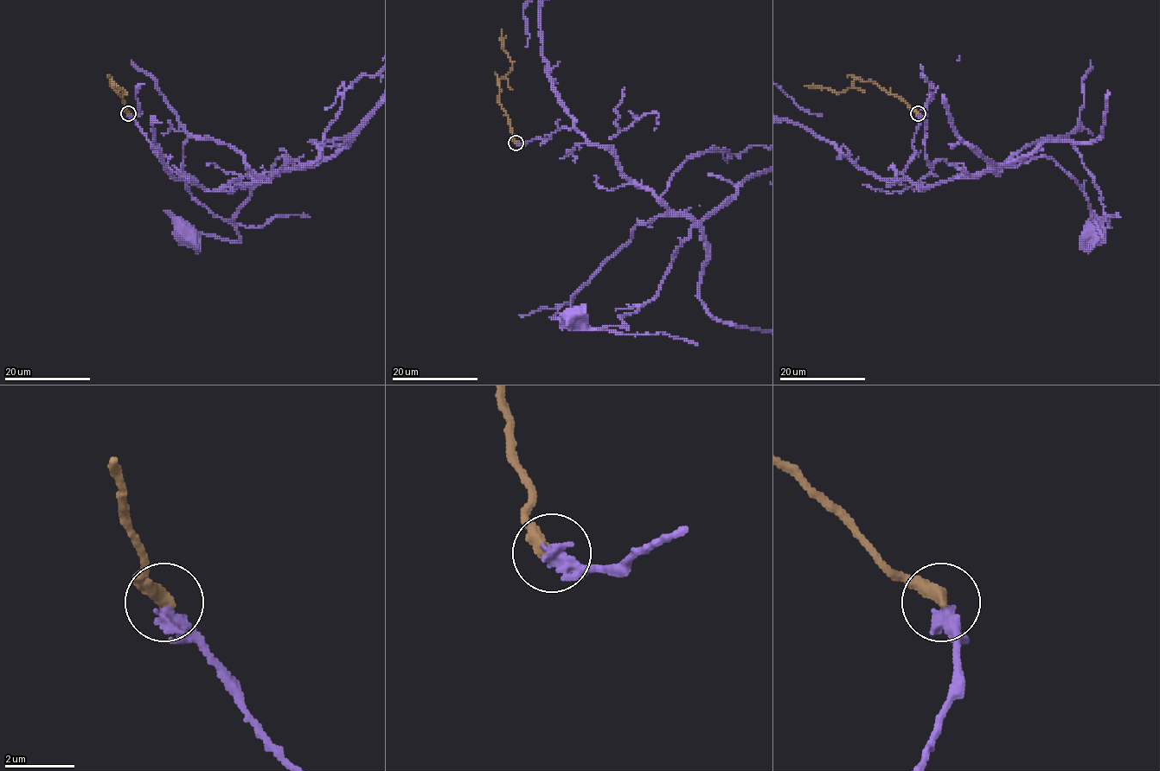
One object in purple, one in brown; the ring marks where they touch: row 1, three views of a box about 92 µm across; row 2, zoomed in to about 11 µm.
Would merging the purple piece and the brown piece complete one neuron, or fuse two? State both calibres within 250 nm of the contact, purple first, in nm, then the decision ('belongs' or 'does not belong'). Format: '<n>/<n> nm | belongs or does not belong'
420/440 nm | belongs

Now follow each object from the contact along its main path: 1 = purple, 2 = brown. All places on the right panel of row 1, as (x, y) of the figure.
1: (918, 113), (914, 156), (903, 171), (919, 190), (1046, 156), (1084, 192), (1103, 239), (1094, 232)
2: (918, 113), (897, 96), (872, 81), (861, 82), (856, 79), (842, 92), (804, 86)

